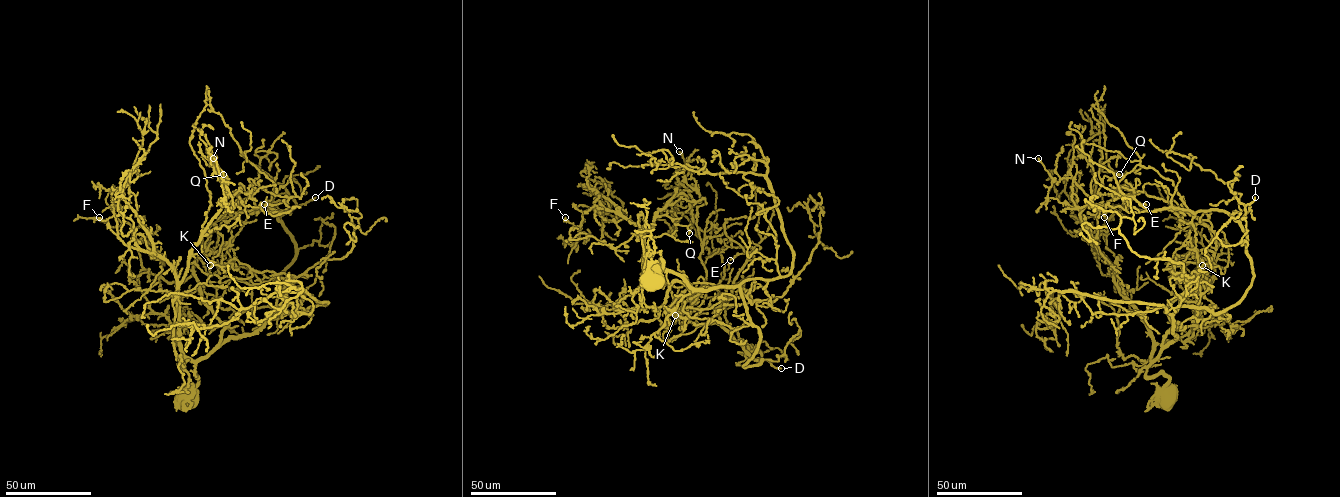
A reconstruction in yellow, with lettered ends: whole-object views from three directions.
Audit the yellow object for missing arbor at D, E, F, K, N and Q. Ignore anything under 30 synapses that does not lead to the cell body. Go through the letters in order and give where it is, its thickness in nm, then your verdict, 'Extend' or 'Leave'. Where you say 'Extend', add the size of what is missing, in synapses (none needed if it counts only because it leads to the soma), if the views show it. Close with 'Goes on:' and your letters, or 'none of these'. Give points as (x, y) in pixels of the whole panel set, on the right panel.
D: Place: (1255, 197). Thickness 280 nm. Extend. Roughly 80 synapses
E: Place: (1146, 204). Thickness 360 nm. Leave
F: Place: (1104, 217). Thickness 320 nm. Leave
K: Place: (1202, 265). Thickness 360 nm. Leave
N: Place: (1038, 158). Thickness 280 nm. Leave
Q: Place: (1119, 174). Thickness 320 nm. Leave
Goes on: D

